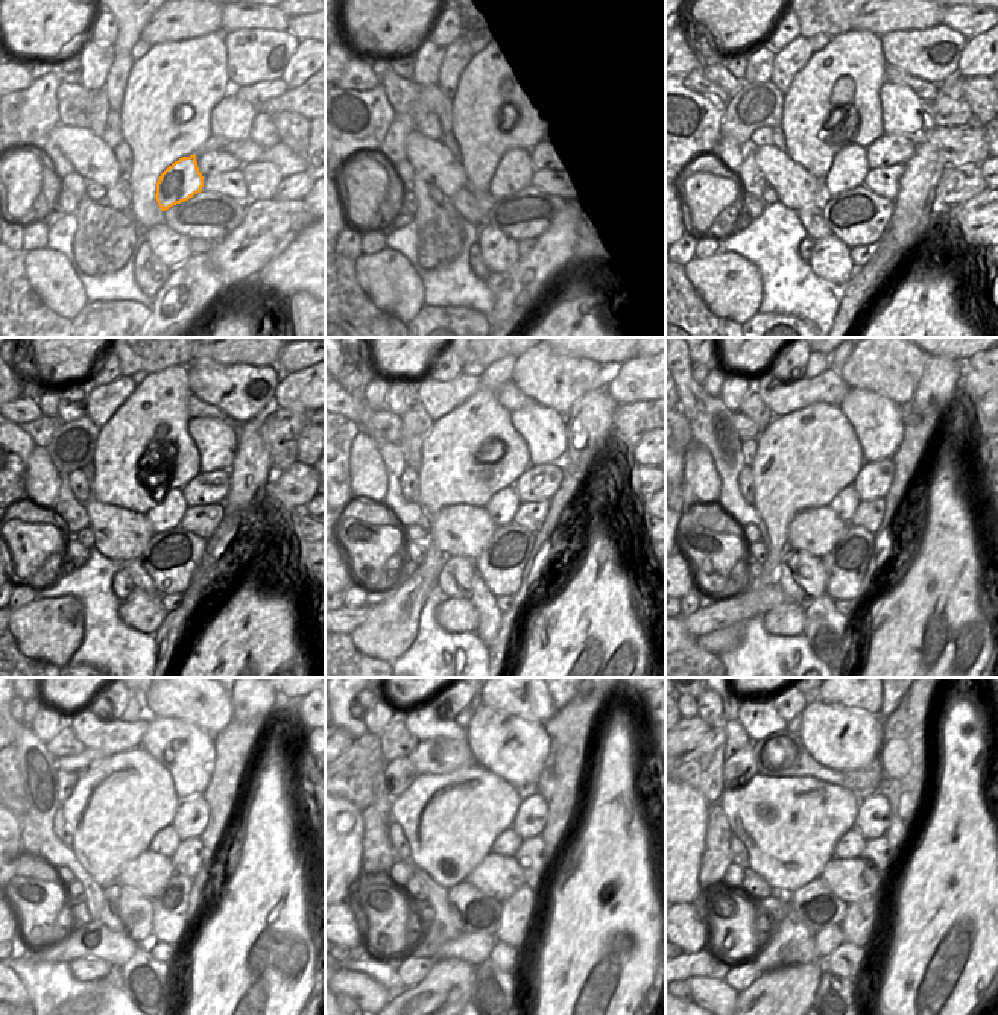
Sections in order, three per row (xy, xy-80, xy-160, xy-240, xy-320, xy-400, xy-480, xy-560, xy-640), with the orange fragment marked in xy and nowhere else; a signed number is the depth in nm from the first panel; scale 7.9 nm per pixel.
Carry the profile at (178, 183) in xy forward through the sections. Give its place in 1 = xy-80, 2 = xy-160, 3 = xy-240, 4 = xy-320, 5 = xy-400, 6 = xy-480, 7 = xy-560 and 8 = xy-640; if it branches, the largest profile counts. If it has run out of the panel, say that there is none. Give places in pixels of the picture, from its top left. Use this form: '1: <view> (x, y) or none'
1: xy-80 (514, 173)
2: xy-160 (849, 167)
3: xy-240 (170, 506)
4: xy-320 (503, 506)
5: xy-400 (845, 503)
6: xy-480 (166, 841)
7: xy-560 (508, 842)
8: xy-640 (851, 844)

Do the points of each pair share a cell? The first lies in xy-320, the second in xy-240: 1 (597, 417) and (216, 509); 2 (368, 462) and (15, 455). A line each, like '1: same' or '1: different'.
1: different
2: different

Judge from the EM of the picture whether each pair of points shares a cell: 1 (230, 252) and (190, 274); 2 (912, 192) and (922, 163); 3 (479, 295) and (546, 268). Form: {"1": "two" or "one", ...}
{"1": "two", "2": "one", "3": "two"}

